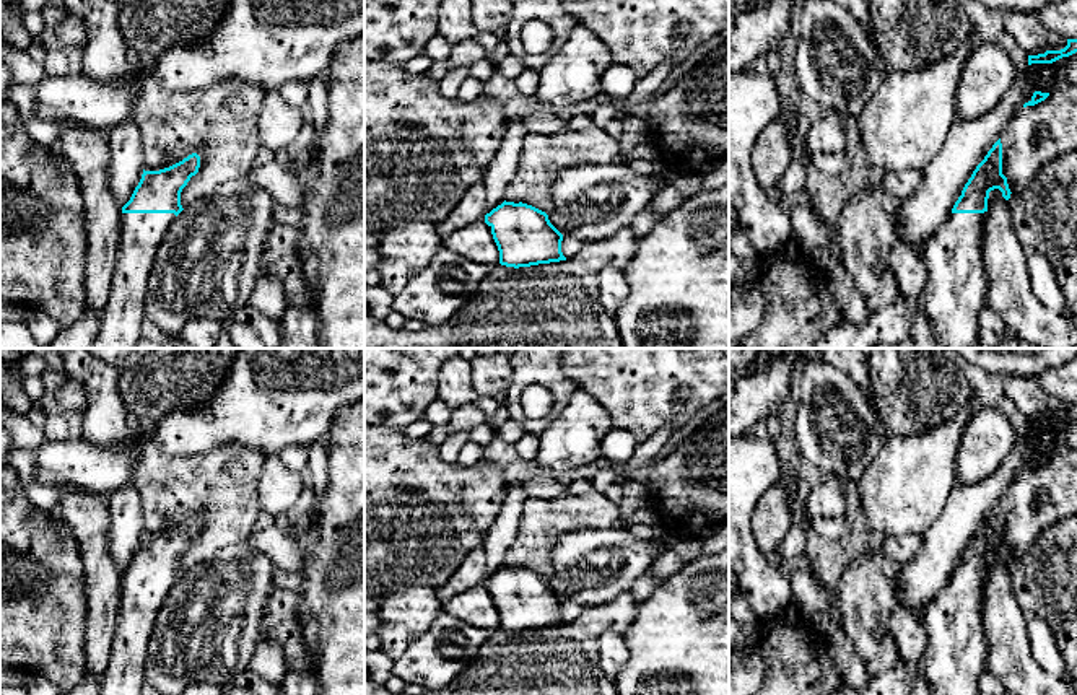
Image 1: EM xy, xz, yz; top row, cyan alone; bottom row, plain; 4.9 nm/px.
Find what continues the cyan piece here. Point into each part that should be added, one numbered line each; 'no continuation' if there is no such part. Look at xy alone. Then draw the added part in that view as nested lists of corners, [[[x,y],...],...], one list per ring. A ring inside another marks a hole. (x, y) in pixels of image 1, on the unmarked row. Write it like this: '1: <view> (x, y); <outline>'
1: xy (140, 598); [[[122,578],[111,658],[98,695],[142,695],[146,646],[174,578]]]

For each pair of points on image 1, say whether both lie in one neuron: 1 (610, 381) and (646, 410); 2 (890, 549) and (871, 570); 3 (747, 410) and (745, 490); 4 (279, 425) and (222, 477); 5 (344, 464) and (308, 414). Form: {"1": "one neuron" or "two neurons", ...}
{"1": "one neuron", "2": "two neurons", "3": "two neurons", "4": "two neurons", "5": "two neurons"}

